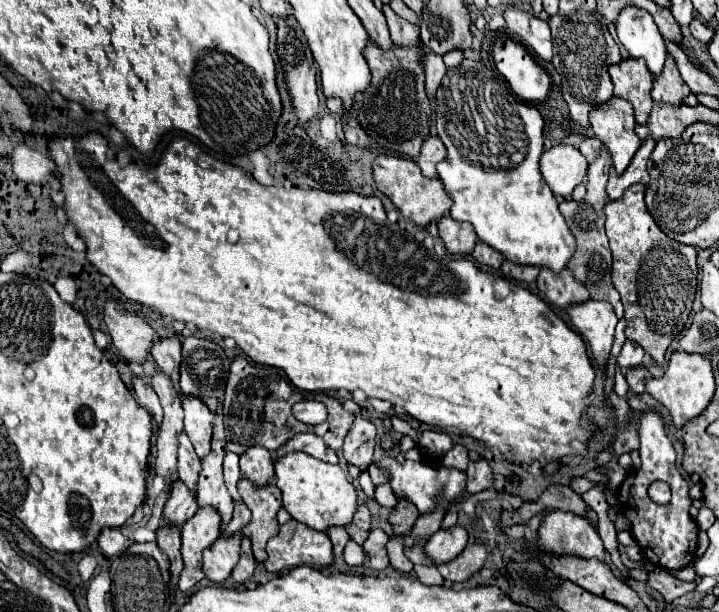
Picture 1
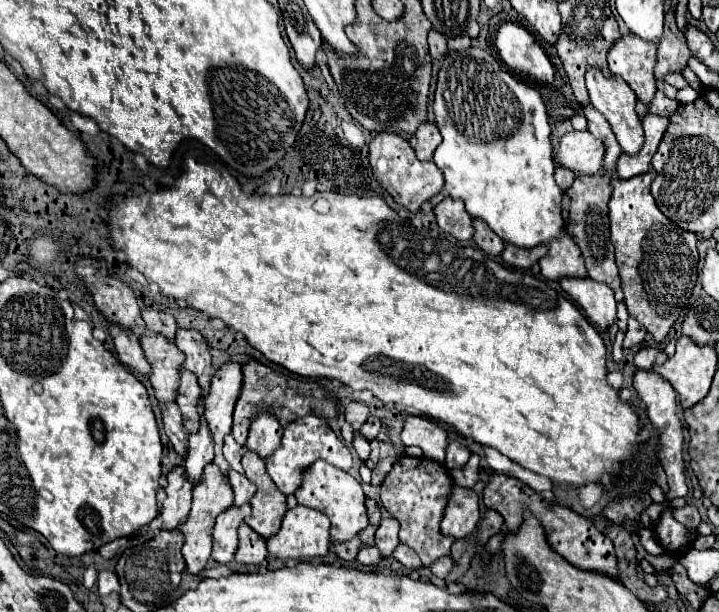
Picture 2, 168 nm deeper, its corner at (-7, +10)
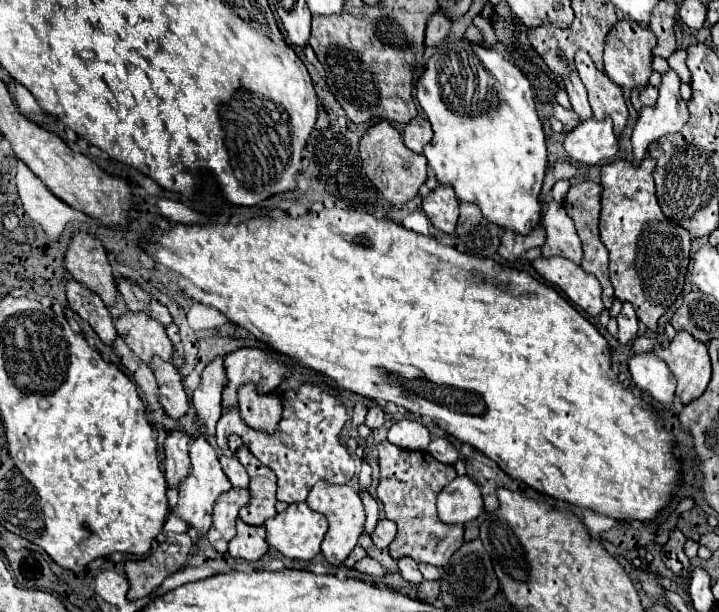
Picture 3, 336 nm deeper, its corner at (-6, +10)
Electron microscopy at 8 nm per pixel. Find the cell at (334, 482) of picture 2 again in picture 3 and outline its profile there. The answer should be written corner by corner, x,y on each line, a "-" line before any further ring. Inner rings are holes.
320,480
310,490
310,494
306,498
306,504
312,510
322,512
328,518
328,532
322,540
322,554
326,556
326,560
330,564
342,564
344,558
354,550
354,546
358,542
358,536
364,532
366,514
364,514
364,506
362,506
362,500
360,500
358,492
348,484
328,484
326,480

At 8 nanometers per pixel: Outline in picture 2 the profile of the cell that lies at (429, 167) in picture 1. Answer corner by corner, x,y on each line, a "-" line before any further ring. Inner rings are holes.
425,122
415,132
415,156
419,160
431,160
435,148
441,144
441,134
437,132
437,126
431,122

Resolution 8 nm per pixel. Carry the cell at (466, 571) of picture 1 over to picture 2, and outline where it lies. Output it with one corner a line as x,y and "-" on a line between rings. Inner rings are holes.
445,556
445,558
439,558
431,564
431,572
437,576
437,578
445,578
453,568
453,560
451,556

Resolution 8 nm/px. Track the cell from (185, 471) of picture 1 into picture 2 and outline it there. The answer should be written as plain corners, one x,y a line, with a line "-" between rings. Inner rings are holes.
169,404
169,408
161,408
161,416
163,416
163,430
169,436
173,448
179,454
185,454
185,444
187,444
187,432
183,430
183,422
181,422
181,412
177,408
177,404

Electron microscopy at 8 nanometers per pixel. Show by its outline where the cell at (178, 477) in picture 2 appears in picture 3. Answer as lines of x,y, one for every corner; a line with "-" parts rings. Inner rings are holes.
174,430
166,438
164,444
166,450
166,464
164,464
164,474
170,486
178,488
180,482
188,476
190,468
190,458
188,458
188,434
184,430

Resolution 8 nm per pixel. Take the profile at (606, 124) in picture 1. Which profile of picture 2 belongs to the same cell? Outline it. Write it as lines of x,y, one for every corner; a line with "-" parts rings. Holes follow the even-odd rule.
589,66
587,72
585,72
585,82
587,82
587,90
589,90
589,100
591,104
607,118
619,146
623,152
627,154
637,154
641,150
641,144
643,144
643,128
641,128
641,120
635,112
635,102
637,102
637,96
631,92
629,84
617,76
609,76
605,78
601,74
599,68
595,66

